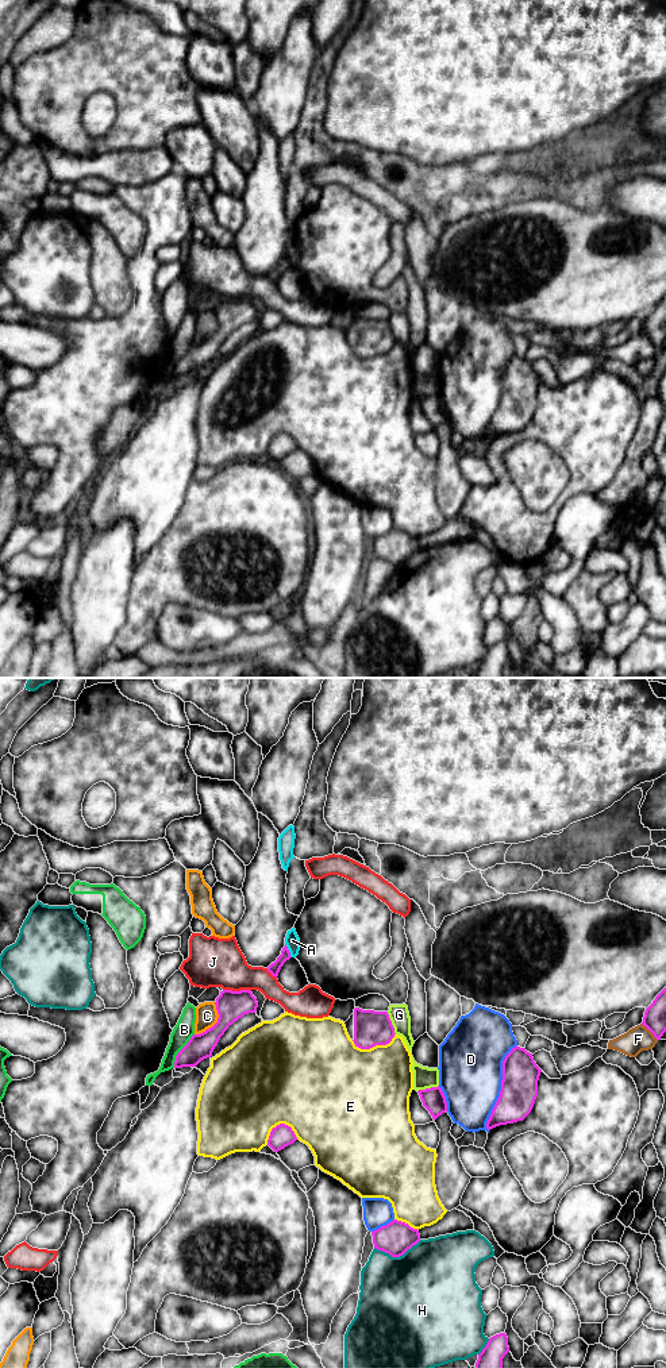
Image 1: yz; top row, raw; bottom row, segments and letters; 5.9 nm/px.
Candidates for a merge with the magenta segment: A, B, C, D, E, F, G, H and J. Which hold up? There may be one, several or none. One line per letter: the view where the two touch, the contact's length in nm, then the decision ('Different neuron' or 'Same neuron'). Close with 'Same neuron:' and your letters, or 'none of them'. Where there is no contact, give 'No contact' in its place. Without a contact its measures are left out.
A: Touches magenta in yz. Shared border 100 nm. Different neuron
B: Touches magenta in yz. Shared border 240 nm. Different neuron
C: Touches magenta in yz. Shared border 240 nm. Different neuron
D: Touches magenta in yz. Shared border 550 nm. Different neuron
E: Touches magenta in yz. Shared border 260 nm. Different neuron
F: Touches magenta in yz. Shared border 140 nm. Different neuron
G: Touches magenta in yz. Shared border 150 nm. Different neuron
H: Touches magenta in yz. Shared border 280 nm. Different neuron
J: Touches magenta in yz. Shared border 170 nm. Different neuron
Same neuron: none of them

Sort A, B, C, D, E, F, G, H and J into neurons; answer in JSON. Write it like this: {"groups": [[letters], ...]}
{"groups": [["A", "G"], ["B"], ["C"], ["D"], ["E"], ["F"], ["H"], ["J"]]}

